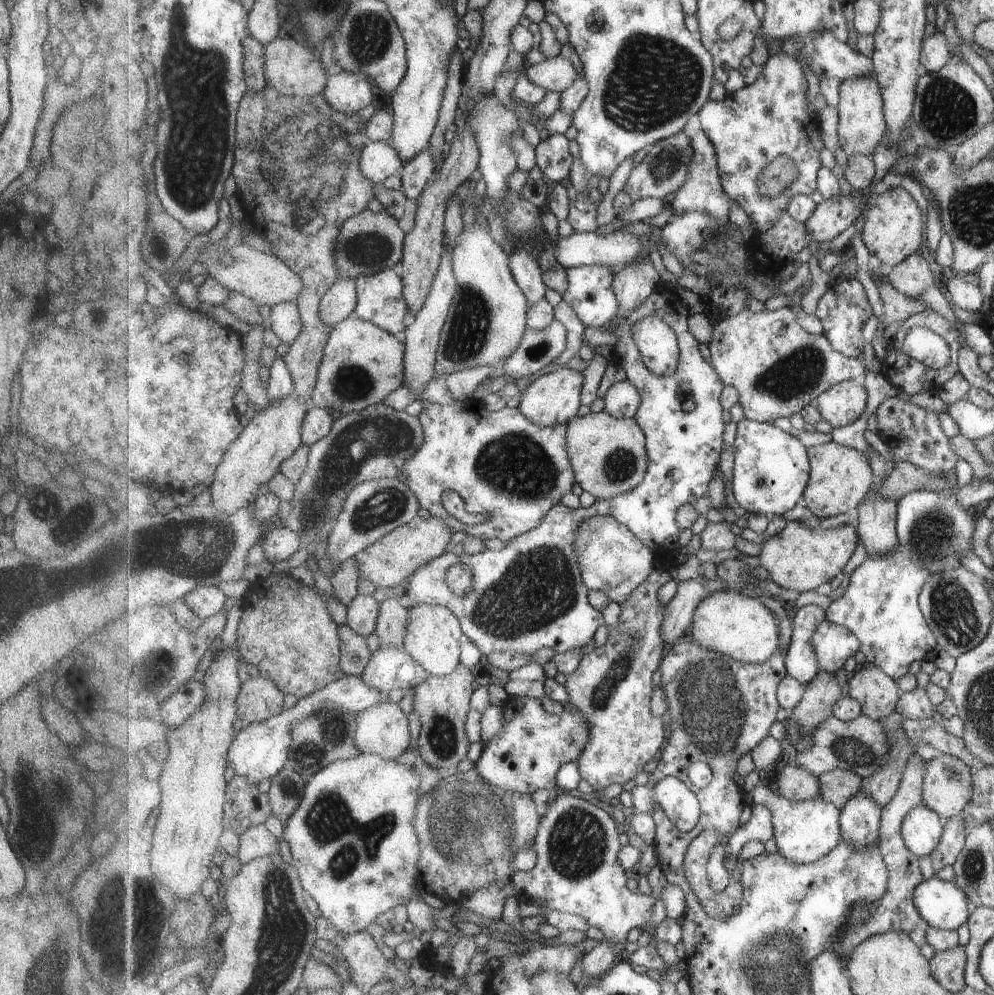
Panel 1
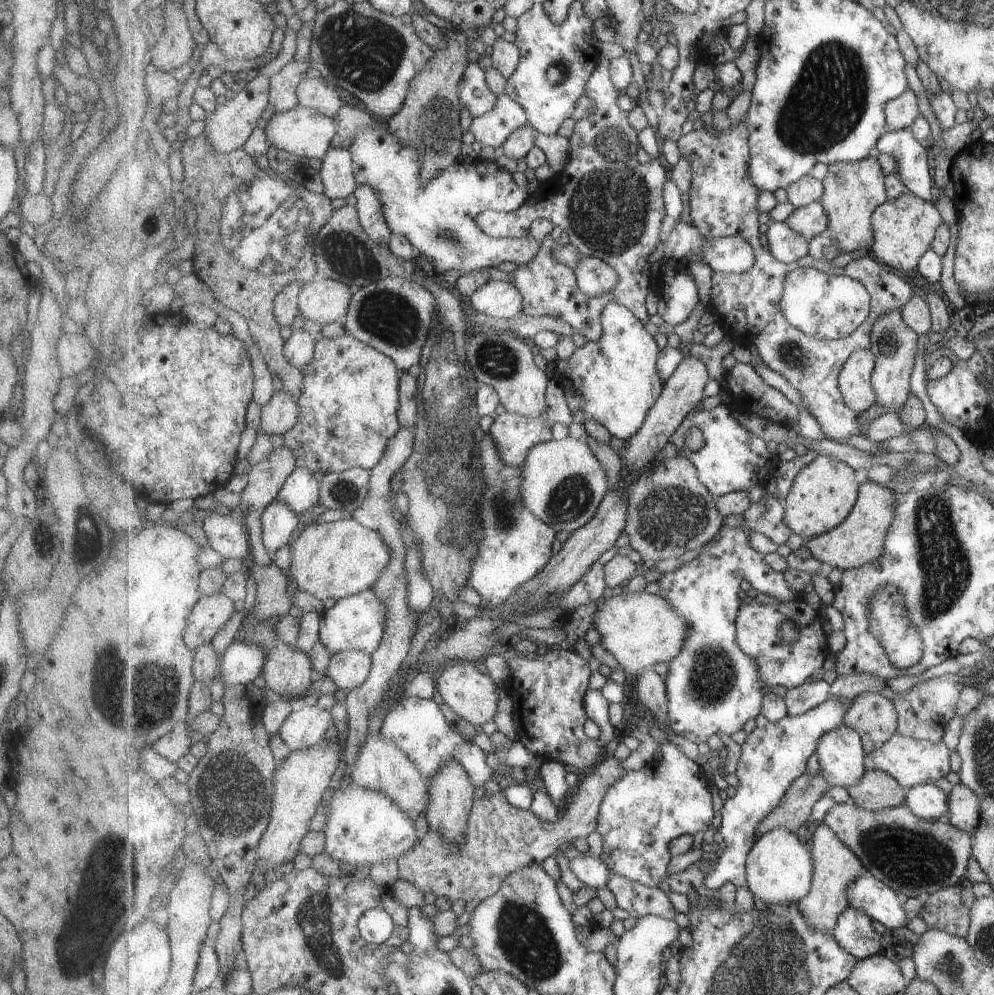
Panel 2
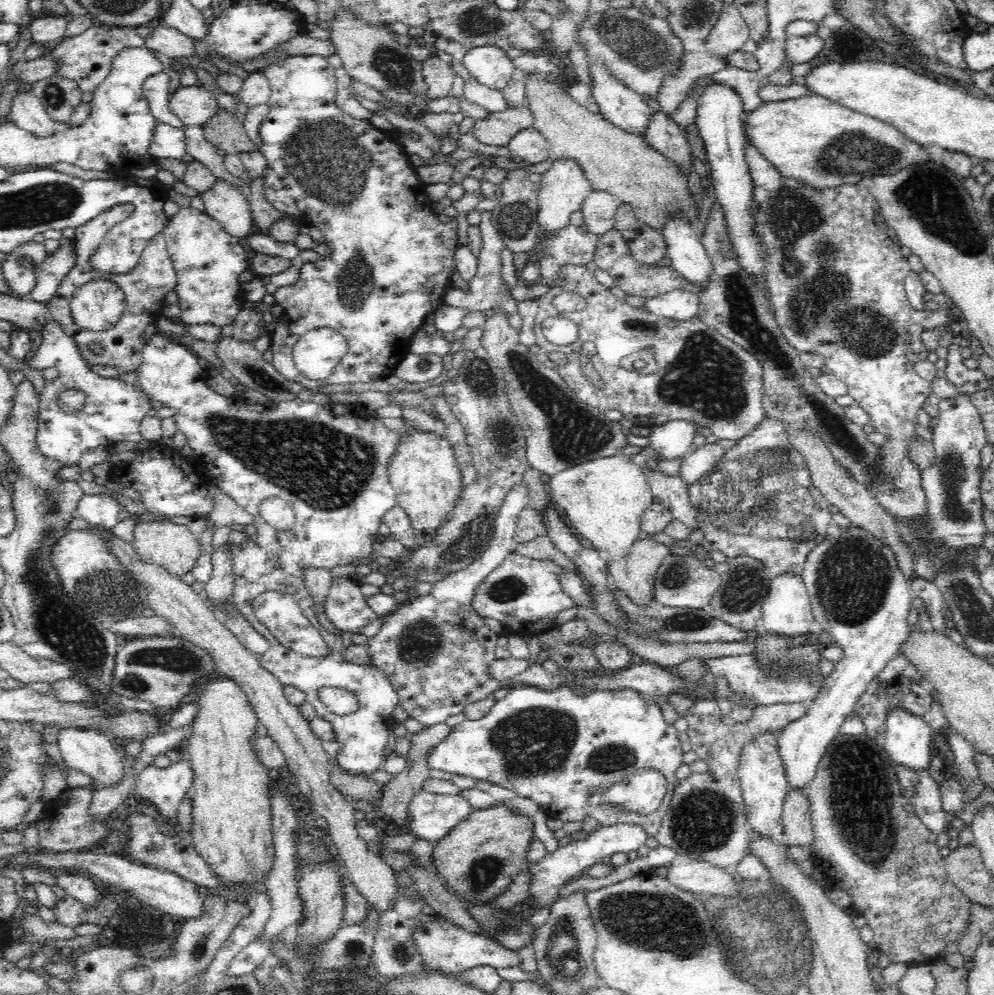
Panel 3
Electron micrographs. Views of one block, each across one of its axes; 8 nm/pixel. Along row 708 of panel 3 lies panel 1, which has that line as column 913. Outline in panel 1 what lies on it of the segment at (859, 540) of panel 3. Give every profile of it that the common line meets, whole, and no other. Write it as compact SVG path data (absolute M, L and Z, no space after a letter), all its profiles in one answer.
M925 804L910 810L902 824L902 835L907 846L918 857L931 854L941 842L943 822L943 816Z

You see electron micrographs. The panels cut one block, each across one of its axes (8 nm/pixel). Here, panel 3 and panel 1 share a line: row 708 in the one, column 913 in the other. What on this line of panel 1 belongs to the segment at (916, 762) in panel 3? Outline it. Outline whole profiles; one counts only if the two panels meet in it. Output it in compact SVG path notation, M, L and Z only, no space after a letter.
M937 879L923 881L916 889L913 900L919 914L924 918L924 925L944 931L955 931L961 924L965 924L971 916L971 903L965 891L954 881L948 882Z

